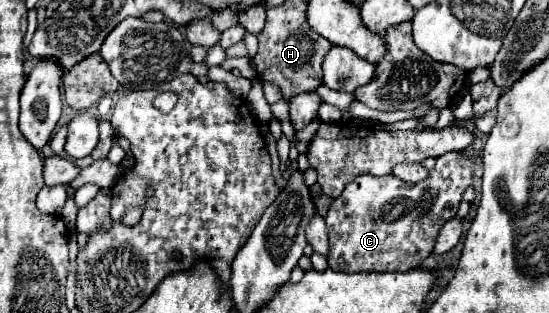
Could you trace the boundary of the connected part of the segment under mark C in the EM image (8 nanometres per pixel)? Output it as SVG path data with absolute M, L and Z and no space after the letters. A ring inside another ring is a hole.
M448 152L438 160L428 176L428 198L424 184L406 184L396 176L360 176L350 182L340 198L332 200L326 226L328 238L334 242L338 232L338 252L332 250L332 259L327 260L332 269L342 272L408 272L418 268L432 252L434 238L442 224L456 216L464 190L472 184L472 162L458 154ZM338 256L338 261L333 260Z

